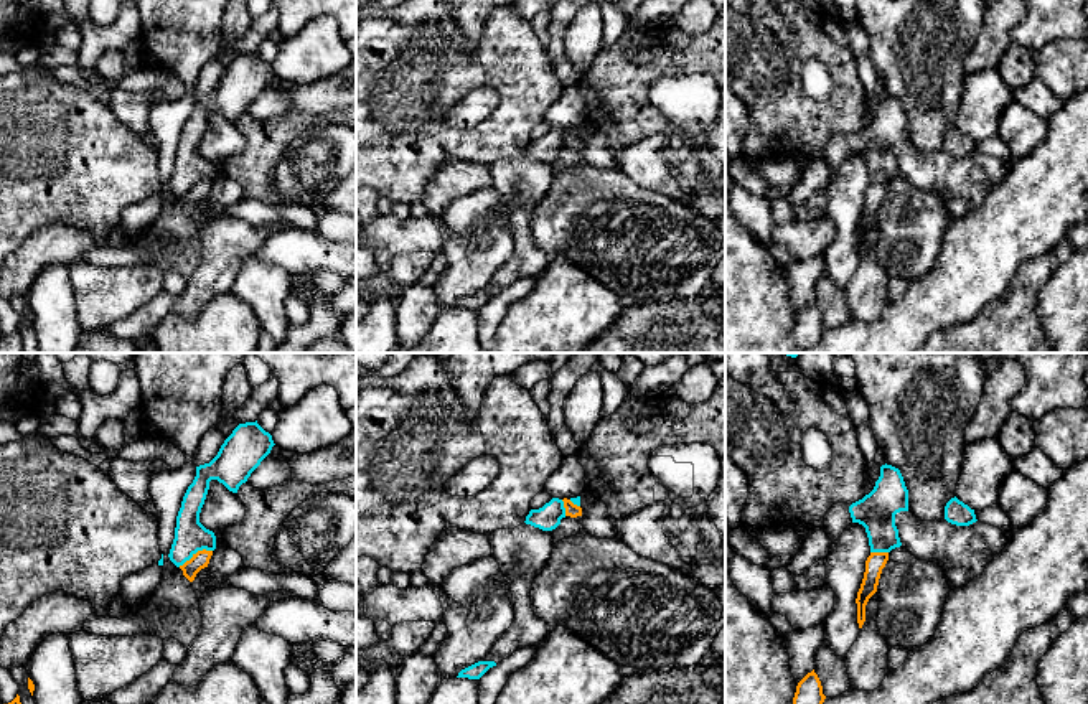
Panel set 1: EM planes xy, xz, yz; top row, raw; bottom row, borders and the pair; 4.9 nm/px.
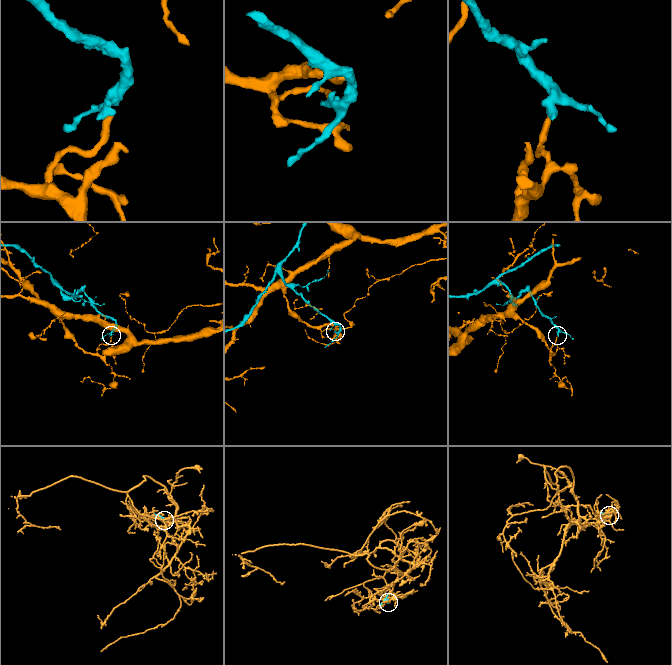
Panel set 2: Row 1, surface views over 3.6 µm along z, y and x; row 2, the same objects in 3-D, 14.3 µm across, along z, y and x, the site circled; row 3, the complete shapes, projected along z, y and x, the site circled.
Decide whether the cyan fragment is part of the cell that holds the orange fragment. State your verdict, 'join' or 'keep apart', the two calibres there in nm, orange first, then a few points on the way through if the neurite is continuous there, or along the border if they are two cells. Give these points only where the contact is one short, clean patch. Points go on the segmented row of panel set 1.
keep apart; calibres 80 and 160 nm; border xy (211, 549), (198, 549), (178, 566)

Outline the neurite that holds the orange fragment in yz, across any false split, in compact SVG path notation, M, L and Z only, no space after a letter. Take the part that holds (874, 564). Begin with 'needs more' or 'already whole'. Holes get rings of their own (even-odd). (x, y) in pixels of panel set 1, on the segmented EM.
already whole; M870 552L870 556L865 561L864 579L856 598L859 628L862 628L865 622L865 605L869 598L877 592L879 579L887 561L889 552Z

